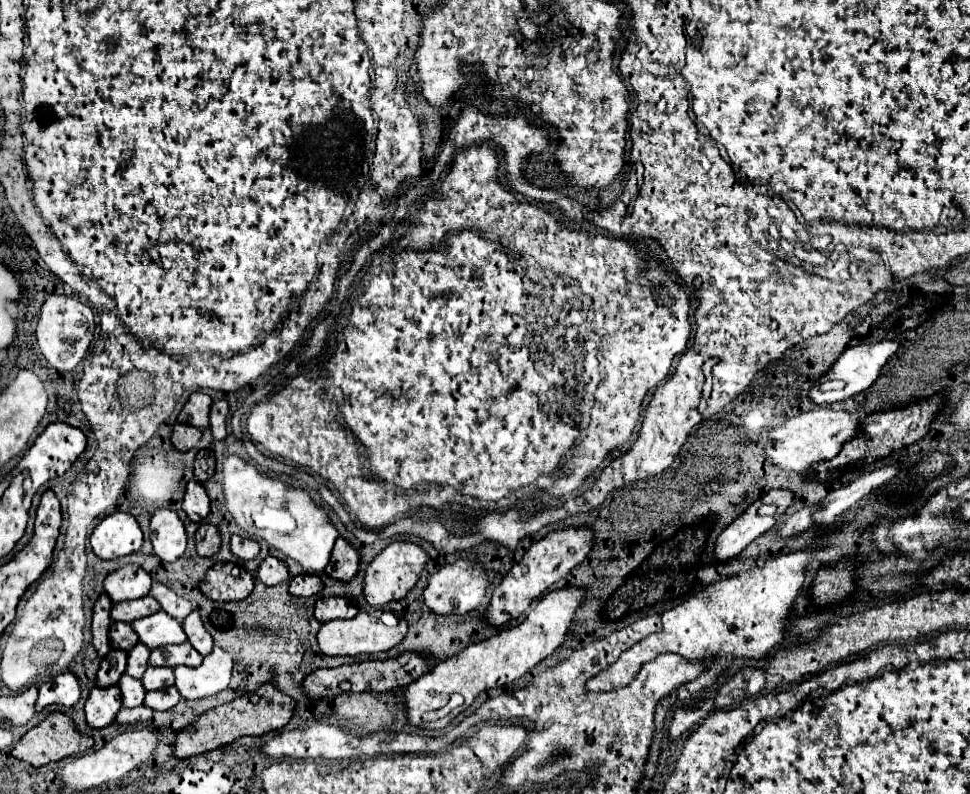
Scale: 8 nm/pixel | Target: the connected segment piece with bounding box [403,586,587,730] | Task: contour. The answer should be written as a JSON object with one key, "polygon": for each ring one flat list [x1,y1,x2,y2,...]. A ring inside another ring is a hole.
{"polygon":[[565,586,553,590,529,608,523,622,507,626,491,638,463,648,457,656,435,664,435,668,429,674,421,676,417,682,411,682,403,688,411,722,415,726,441,730,459,712,463,712,477,698,477,694,503,684,511,684,517,678,521,678,527,670,537,666,565,642,565,636,571,630,573,618,577,610,583,606,585,596,587,590,581,586],[453,698,459,700,453,702]]}

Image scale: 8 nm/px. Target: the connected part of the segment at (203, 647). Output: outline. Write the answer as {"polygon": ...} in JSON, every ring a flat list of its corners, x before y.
{"polygon":[[191,612,191,614,183,620,183,628,185,628,185,634,187,634,187,638,189,638,189,644,193,644,193,646,199,650,199,654,207,656,207,654,213,650,213,638,211,638,211,634,205,630,199,612]]}

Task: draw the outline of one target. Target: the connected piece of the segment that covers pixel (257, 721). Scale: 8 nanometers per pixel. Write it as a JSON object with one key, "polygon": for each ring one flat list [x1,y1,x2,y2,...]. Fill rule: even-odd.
{"polygon":[[273,680,261,684,255,692,251,692,255,696,261,698,261,702,257,706,253,706,249,702,249,696,241,696,229,704,223,704,219,708,207,710,197,722,189,724,185,730,181,730,177,734,177,742,173,746,175,756,177,758,187,758,187,756,195,756,195,754,203,754,209,750,215,750,219,746,231,744,233,740,241,738,241,736,263,736,271,730,279,730,283,728,295,714,295,706,297,702,287,696,285,692,281,692]]}

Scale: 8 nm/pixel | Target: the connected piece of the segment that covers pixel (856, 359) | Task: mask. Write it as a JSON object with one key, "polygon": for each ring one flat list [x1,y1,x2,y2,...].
{"polygon":[[881,340,881,342,871,342,871,344,859,344,853,346,849,350,845,350,839,360,833,364,833,368,823,374,819,378,819,382,811,388,809,396,813,398,813,402,817,404,831,404,831,402,839,402,839,400,847,400,863,390,867,390,869,386,875,384,875,380,879,378,881,370,885,368,885,364,901,350,901,342,897,340]]}

